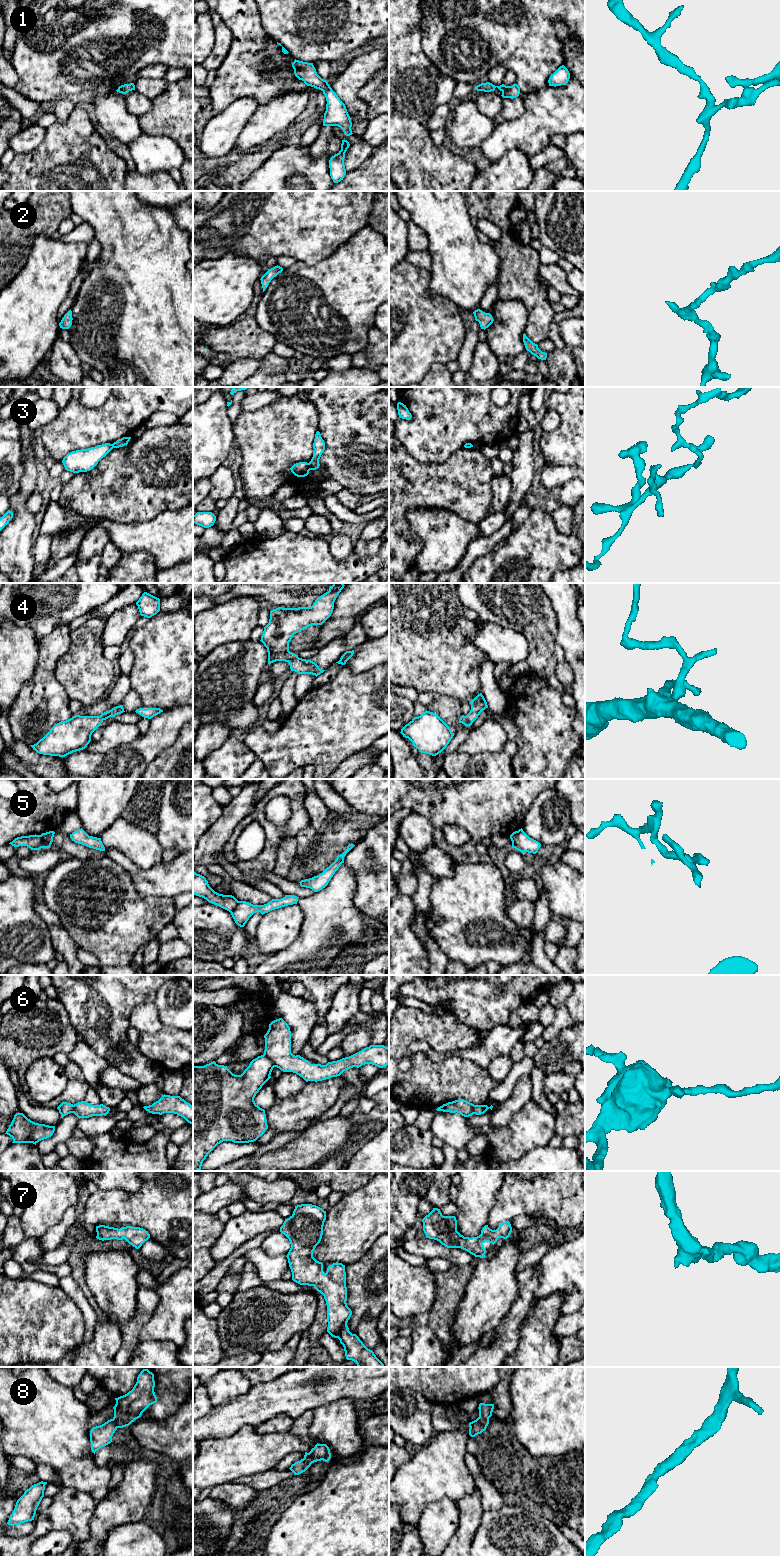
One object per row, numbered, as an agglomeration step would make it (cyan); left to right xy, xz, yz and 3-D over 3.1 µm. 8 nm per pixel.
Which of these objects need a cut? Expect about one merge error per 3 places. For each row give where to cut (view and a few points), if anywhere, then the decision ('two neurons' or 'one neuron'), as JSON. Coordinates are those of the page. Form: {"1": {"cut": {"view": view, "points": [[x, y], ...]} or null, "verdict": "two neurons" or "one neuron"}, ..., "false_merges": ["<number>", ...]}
{"1": {"cut": null, "verdict": "one neuron"}, "2": {"cut": null, "verdict": "one neuron"}, "3": {"cut": {"view": "xz", "points": [[308, 463], [309, 470]]}, "verdict": "two neurons"}, "4": {"cut": null, "verdict": "one neuron"}, "5": {"cut": {"view": "xy", "points": [[39, 835], [43, 847]]}, "verdict": "two neurons"}, "6": {"cut": {"view": "xz", "points": [[263, 1054], [274, 1066]]}, "verdict": "two neurons"}, "7": {"cut": null, "verdict": "one neuron"}, "8": {"cut": null, "verdict": "one neuron"}, "false_merges": ["3", "5", "6"]}

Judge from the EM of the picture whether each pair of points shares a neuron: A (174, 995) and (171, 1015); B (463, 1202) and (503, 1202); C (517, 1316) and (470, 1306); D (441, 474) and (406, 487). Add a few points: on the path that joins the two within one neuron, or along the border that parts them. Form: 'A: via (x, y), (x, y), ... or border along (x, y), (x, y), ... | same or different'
A: via (174, 1000), (174, 1010) | same
B: border along (504, 1181), (486, 1224) | different
C: border along (519, 1294), (501, 1322), (490, 1331) | different
D: via (432, 483), (430, 485), (415, 485) | same

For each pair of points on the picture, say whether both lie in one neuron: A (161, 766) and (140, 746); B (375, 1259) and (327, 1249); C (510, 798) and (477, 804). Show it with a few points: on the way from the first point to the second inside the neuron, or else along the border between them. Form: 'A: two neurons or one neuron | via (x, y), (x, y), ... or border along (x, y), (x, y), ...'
A: two neurons | border along (173, 744), (164, 748), (145, 768)
B: two neurons | border along (377, 1237), (361, 1257), (345, 1265)
C: one neuron | via (502, 798), (485, 798)

